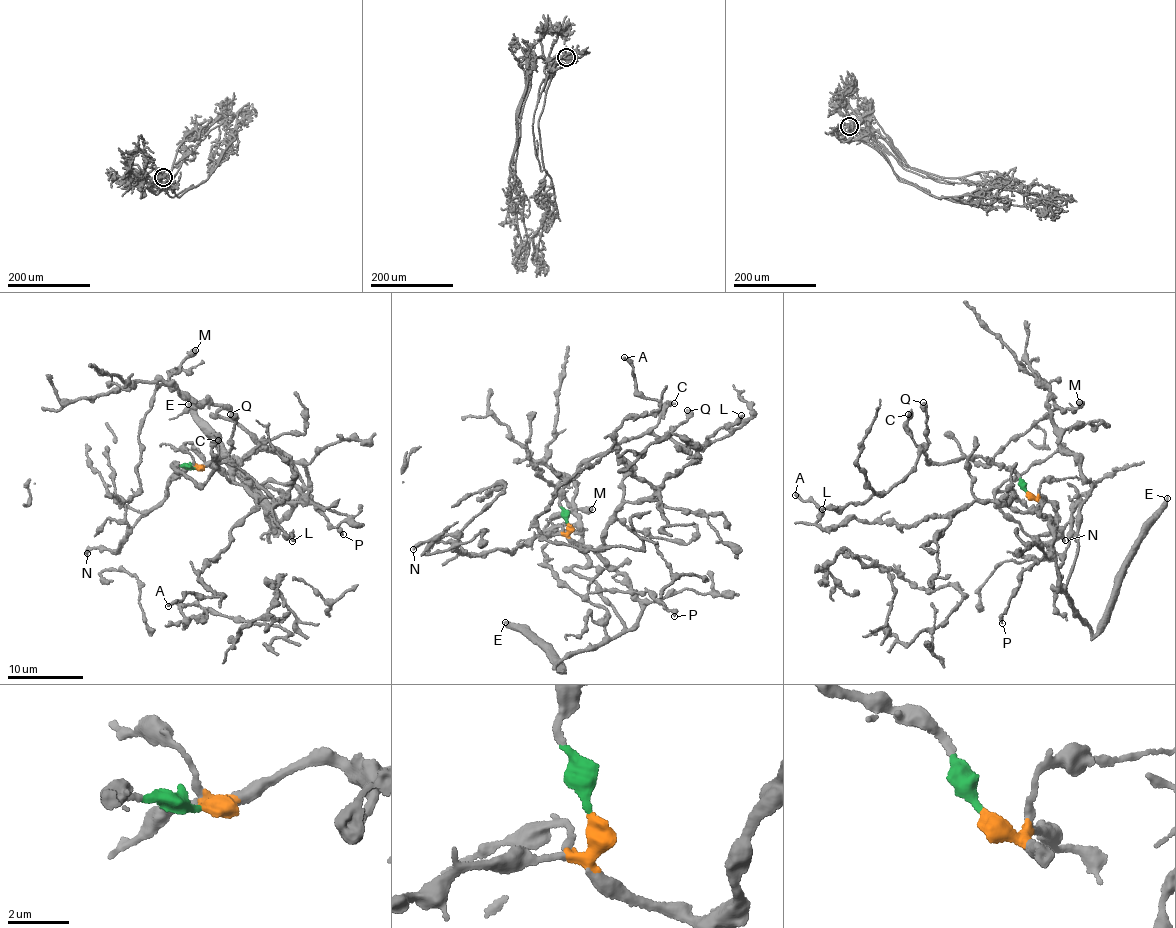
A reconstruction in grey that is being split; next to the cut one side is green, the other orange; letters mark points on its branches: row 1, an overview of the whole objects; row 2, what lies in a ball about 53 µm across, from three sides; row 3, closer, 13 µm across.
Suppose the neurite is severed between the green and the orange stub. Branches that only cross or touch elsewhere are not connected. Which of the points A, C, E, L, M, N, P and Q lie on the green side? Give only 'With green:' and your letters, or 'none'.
With green: C, L, Q

